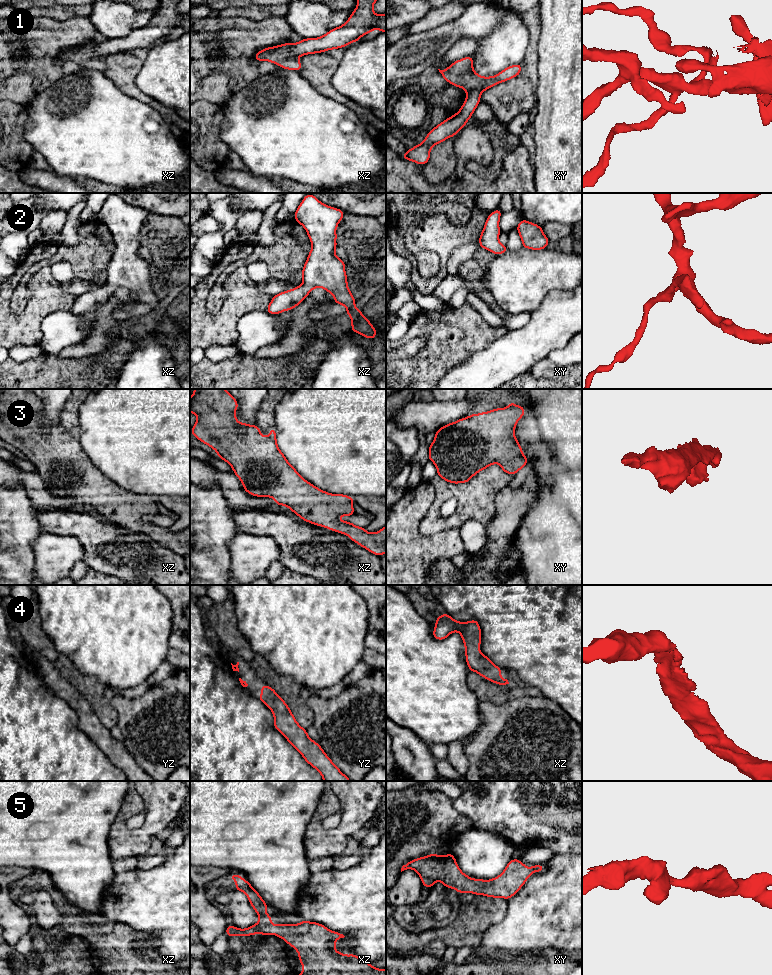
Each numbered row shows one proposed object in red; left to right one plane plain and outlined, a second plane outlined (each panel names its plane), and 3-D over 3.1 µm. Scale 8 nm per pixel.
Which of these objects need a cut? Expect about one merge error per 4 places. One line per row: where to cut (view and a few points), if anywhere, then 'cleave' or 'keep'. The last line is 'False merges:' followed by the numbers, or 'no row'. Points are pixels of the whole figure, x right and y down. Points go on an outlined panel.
1: no cut; keep
2: no cut; keep
3: no cut; keep
4: no cut; keep
5: no cut; keep
False merges: no row

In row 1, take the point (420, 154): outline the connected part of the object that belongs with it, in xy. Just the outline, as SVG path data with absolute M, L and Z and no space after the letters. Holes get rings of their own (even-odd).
M472 56L455 61L445 70L438 69L447 82L457 88L464 88L467 93L466 99L456 114L435 126L428 132L421 144L407 150L402 158L419 165L428 163L432 147L455 136L467 124L467 121L472 117L473 112L481 102L482 92L520 75L521 69L521 63L519 63L505 68L495 76L483 77L474 71Z

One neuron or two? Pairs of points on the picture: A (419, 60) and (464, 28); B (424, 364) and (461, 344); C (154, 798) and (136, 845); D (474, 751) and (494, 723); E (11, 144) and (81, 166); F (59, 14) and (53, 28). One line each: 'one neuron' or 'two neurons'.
A: one neuron
B: one neuron
C: one neuron
D: one neuron
E: two neurons
F: two neurons

